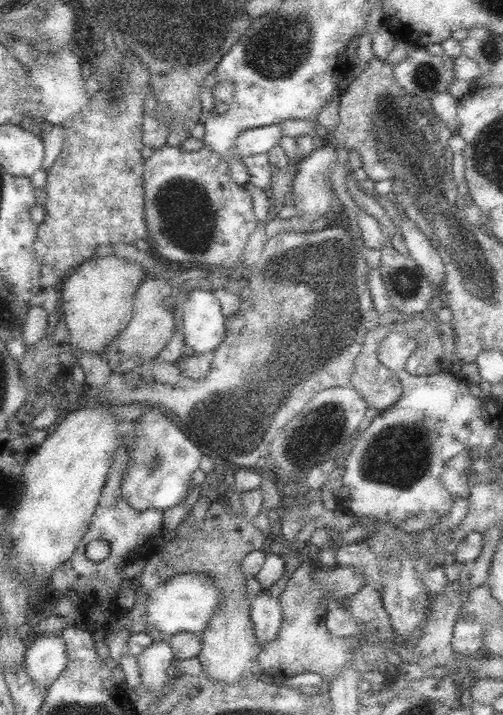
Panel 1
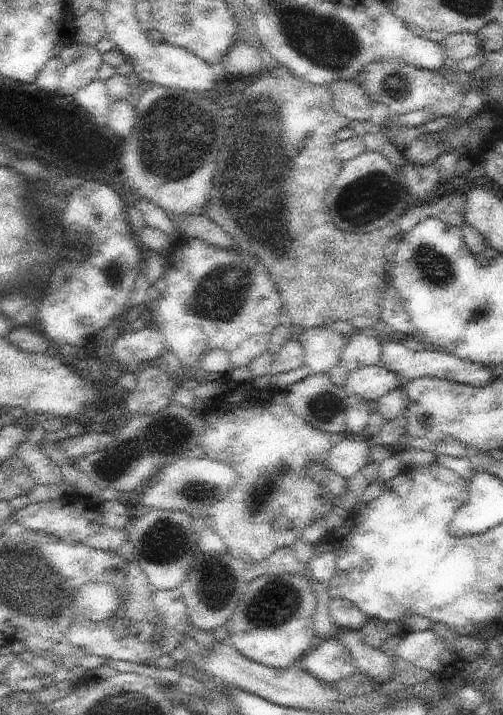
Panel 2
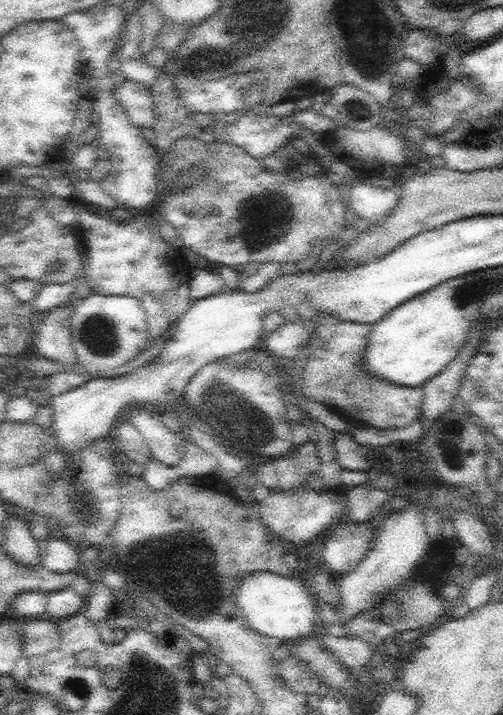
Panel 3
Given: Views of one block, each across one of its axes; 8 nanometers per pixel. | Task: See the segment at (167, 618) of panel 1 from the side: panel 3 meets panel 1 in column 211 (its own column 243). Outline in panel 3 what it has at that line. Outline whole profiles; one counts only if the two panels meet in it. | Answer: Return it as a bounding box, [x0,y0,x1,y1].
[236,572,318,642]

